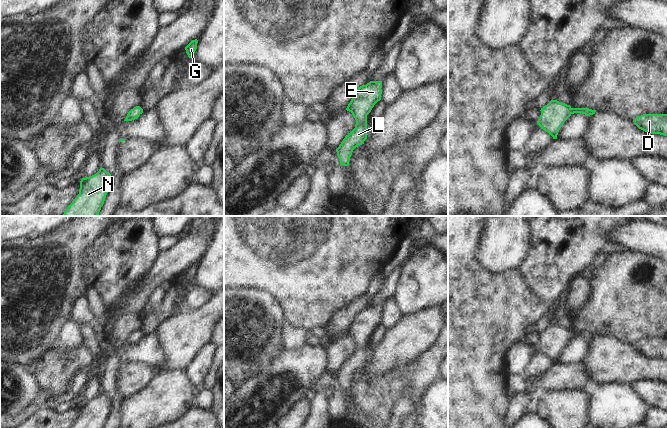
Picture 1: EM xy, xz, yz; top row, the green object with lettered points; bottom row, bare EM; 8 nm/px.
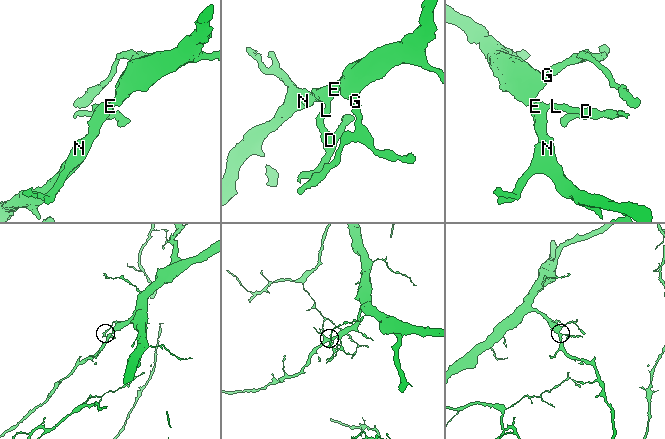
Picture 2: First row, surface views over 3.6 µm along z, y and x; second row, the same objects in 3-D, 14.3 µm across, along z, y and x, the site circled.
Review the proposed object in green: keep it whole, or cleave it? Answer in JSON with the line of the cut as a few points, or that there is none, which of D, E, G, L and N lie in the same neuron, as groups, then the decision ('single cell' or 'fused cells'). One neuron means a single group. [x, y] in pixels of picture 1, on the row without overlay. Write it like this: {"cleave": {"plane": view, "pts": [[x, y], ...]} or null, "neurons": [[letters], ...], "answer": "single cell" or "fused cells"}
{"cleave": null, "neurons": [["D", "E", "G", "L", "N"]], "answer": "single cell"}

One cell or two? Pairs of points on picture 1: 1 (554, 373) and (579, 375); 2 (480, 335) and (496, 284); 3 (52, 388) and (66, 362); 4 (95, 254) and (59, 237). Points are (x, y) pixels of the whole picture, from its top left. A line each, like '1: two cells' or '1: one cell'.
1: one cell
2: one cell
3: one cell
4: two cells

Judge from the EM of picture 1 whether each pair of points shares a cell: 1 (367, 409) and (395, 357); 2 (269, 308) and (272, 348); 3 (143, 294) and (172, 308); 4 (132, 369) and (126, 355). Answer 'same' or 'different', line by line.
1: different
2: same
3: different
4: different

